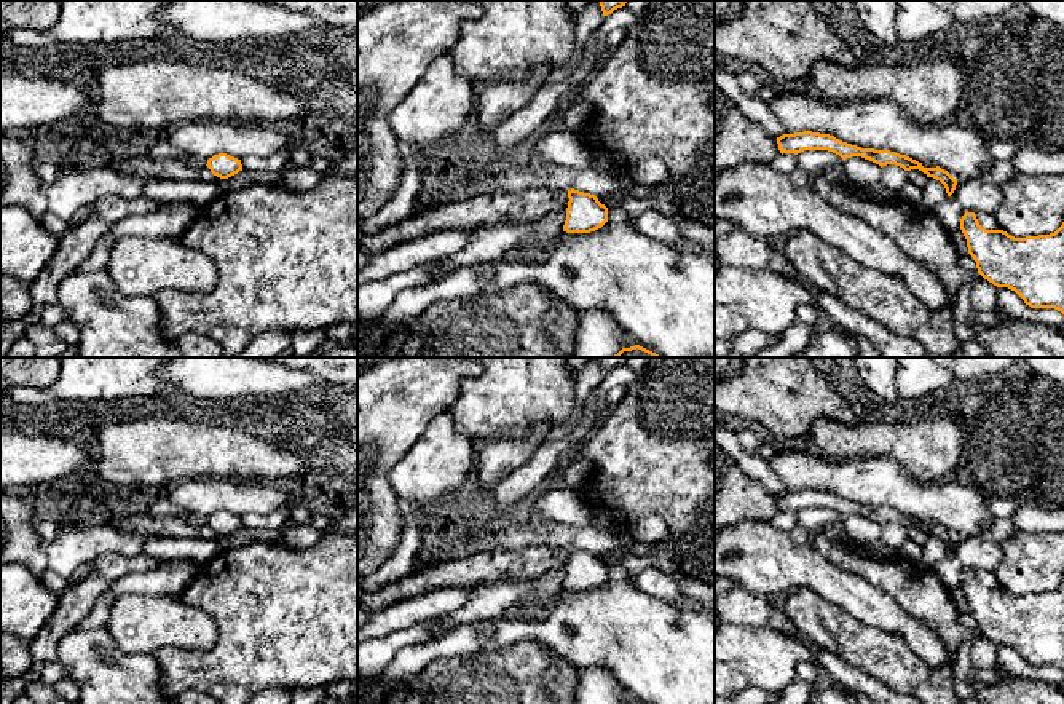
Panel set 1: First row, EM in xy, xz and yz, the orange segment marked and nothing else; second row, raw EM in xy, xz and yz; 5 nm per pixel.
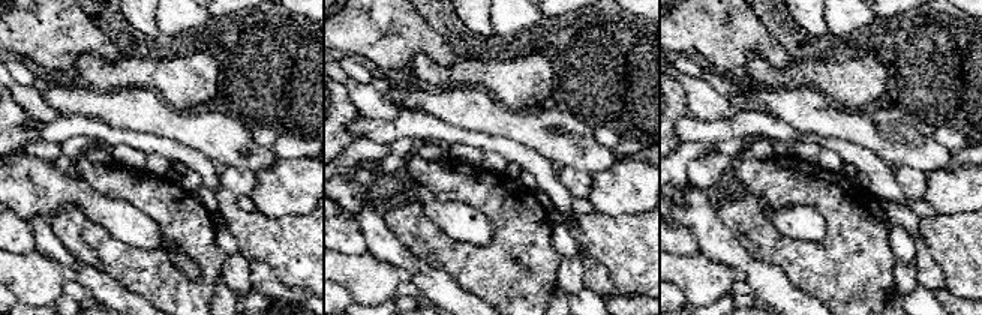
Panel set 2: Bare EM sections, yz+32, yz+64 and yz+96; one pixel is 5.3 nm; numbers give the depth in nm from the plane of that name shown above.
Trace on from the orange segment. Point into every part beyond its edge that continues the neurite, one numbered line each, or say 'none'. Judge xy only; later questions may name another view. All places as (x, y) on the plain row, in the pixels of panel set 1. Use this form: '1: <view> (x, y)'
none

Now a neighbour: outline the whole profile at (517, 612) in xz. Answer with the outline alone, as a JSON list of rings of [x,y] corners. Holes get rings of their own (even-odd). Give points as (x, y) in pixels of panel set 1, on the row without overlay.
[[[525,602],[512,603],[504,610],[501,618],[509,621],[536,621],[531,605]]]

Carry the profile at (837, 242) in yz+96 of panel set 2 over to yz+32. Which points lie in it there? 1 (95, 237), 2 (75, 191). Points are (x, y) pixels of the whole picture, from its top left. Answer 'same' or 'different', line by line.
1: same
2: different

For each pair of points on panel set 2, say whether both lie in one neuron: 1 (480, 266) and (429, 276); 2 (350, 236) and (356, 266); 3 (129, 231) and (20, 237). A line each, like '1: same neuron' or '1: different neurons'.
1: different neurons
2: different neurons
3: different neurons

